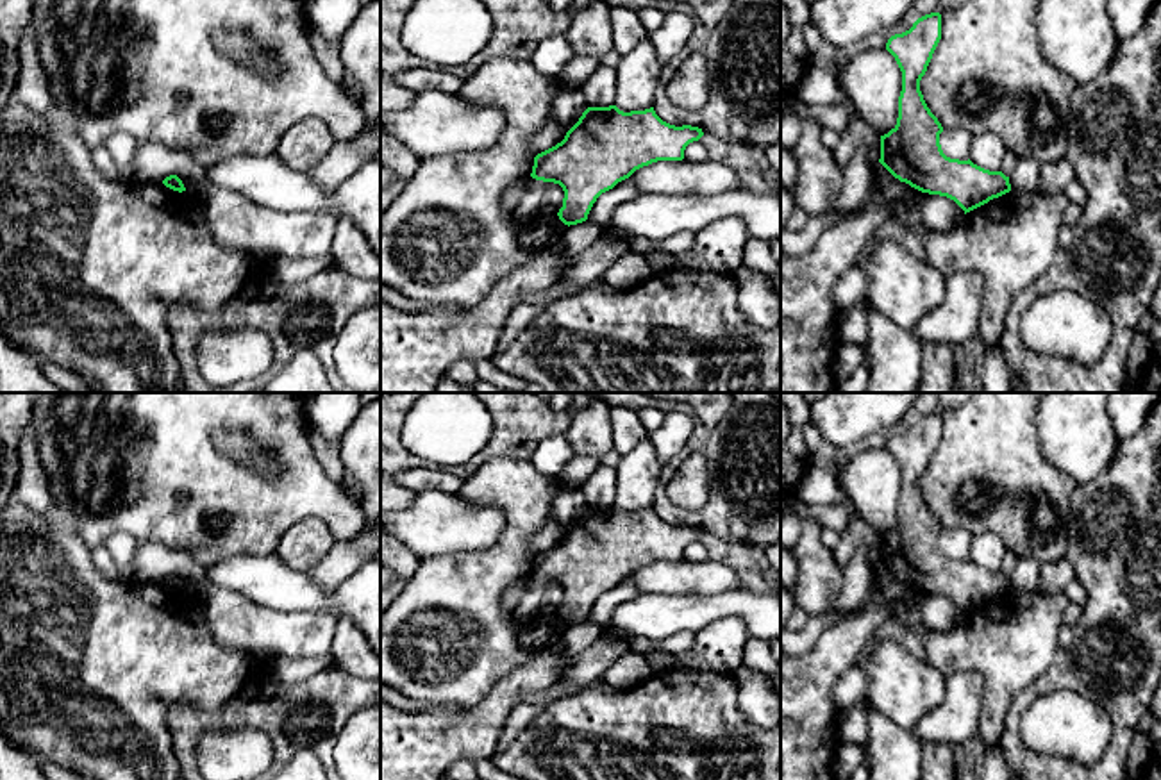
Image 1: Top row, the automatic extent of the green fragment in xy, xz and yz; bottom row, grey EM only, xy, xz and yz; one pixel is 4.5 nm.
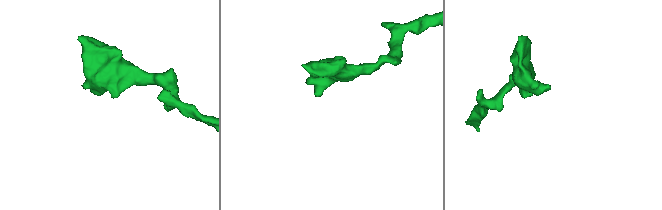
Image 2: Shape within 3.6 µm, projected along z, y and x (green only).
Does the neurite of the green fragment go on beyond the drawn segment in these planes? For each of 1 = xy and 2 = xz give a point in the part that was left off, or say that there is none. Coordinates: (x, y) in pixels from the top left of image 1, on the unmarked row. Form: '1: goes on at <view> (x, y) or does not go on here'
1: does not go on here
2: does not go on here

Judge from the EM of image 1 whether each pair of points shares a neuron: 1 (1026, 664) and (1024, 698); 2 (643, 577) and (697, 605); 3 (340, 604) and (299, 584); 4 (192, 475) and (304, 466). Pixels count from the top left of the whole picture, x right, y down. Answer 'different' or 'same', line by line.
1: different
2: different
3: same
4: same

